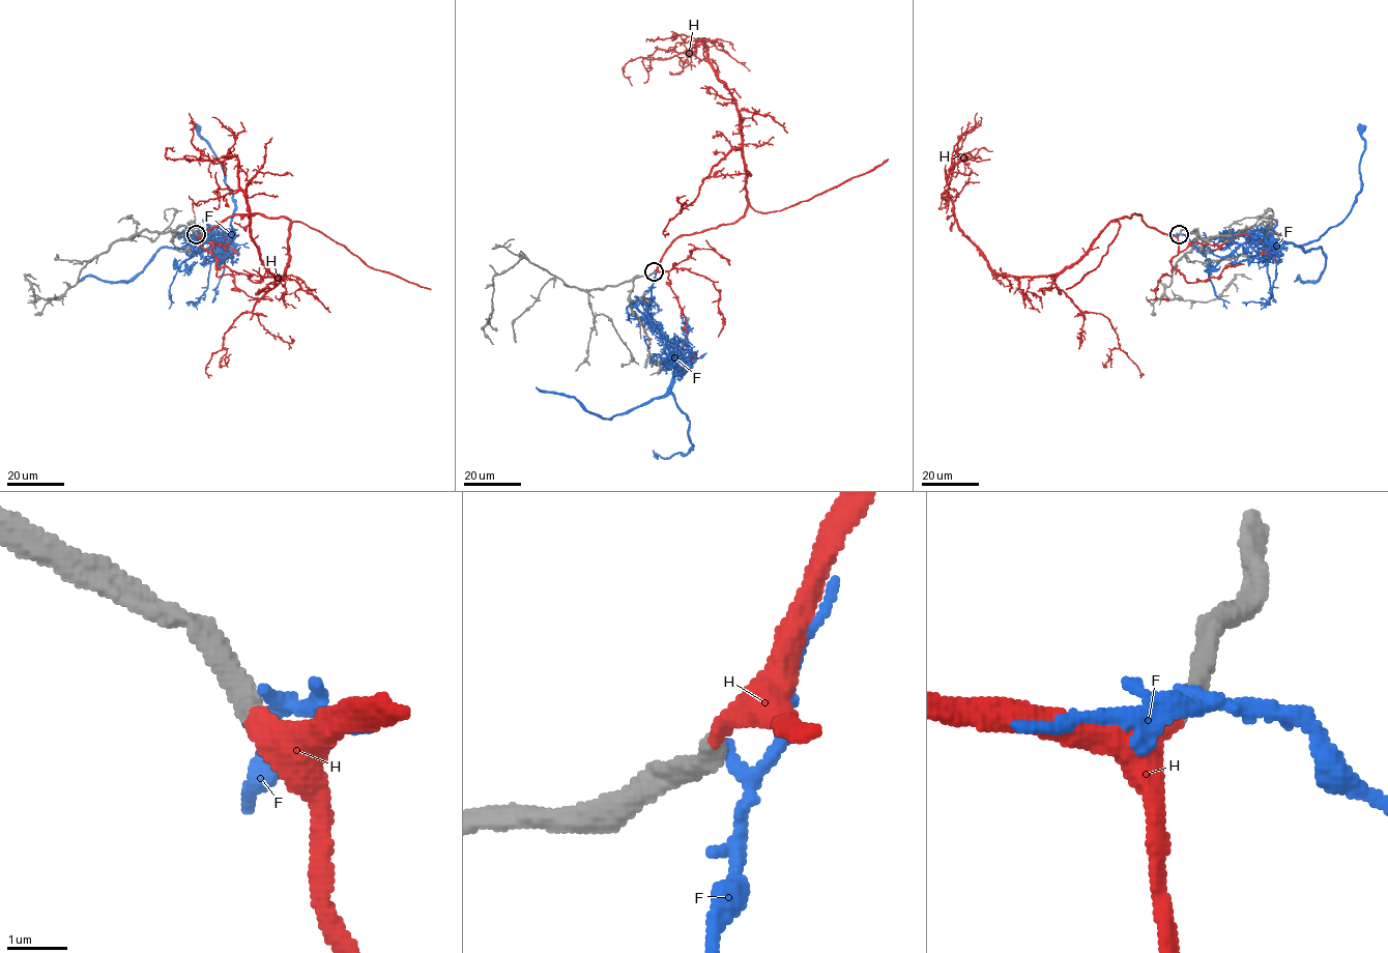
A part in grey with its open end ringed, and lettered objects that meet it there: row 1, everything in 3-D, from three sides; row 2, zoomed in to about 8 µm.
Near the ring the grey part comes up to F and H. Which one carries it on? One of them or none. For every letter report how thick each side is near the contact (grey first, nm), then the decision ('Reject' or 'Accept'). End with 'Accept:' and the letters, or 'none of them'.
F: Thickness 420 nm (grey) against 190 nm. Reject
H: Thickness 400 nm (grey) against 400 nm. Accept
Accept: H

